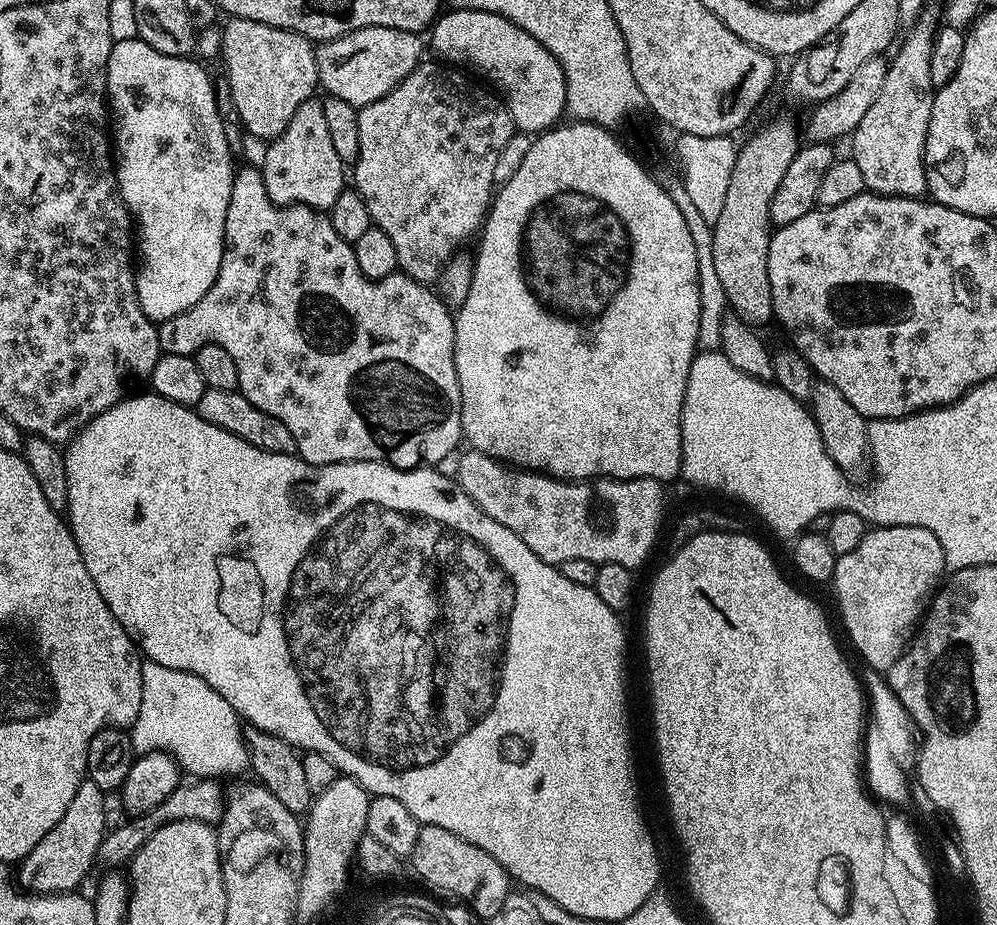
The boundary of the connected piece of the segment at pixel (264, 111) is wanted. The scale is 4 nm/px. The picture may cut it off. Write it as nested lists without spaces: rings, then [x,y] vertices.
[[[235,18],[227,21],[222,31],[222,65],[223,75],[230,82],[230,94],[234,106],[238,110],[238,118],[243,131],[249,136],[256,136],[263,142],[271,142],[290,126],[290,118],[294,118],[294,110],[302,106],[302,102],[313,99],[317,95],[320,79],[316,69],[316,48],[312,41],[298,33],[287,32],[262,22],[250,22]]]

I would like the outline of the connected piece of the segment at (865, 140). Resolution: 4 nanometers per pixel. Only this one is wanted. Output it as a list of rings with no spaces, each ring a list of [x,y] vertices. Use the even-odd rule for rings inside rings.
[[[932,6],[925,7],[920,17],[903,33],[895,49],[896,57],[888,60],[886,82],[882,82],[878,98],[874,98],[870,110],[866,110],[866,118],[858,122],[851,134],[850,158],[858,170],[862,170],[865,189],[877,192],[879,196],[920,198],[928,192],[928,179],[924,173],[924,143],[938,91],[930,82],[930,50],[934,50],[937,27],[937,9],[935,12]]]

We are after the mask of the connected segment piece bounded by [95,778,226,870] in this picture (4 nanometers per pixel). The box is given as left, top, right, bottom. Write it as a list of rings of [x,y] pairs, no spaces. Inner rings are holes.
[[[193,779],[193,784],[181,782],[161,804],[154,806],[154,810],[145,812],[142,816],[132,816],[125,824],[109,827],[102,838],[102,846],[98,846],[95,867],[100,870],[116,870],[123,867],[135,856],[136,851],[144,845],[159,828],[170,822],[179,820],[197,820],[203,824],[219,825],[224,805],[226,803],[226,792],[219,779]],[[124,863],[124,865],[122,865]]]

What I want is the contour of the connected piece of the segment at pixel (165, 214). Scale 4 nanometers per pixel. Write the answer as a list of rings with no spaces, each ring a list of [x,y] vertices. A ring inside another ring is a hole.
[[[135,38],[128,41],[113,43],[108,59],[108,95],[107,103],[110,105],[110,124],[116,127],[114,132],[114,167],[116,170],[116,185],[120,188],[120,197],[124,200],[135,227],[138,229],[138,256],[144,259],[144,265],[139,265],[136,272],[136,297],[142,306],[142,310],[154,322],[163,322],[190,310],[194,302],[214,286],[214,278],[218,278],[218,266],[222,262],[224,253],[224,227],[226,226],[226,210],[230,206],[230,194],[232,193],[232,168],[233,149],[228,143],[224,133],[224,123],[218,114],[218,102],[216,101],[216,85],[213,77],[208,77],[205,65],[199,59],[186,56],[171,56],[170,54],[158,54],[154,46],[150,46],[145,40]]]

